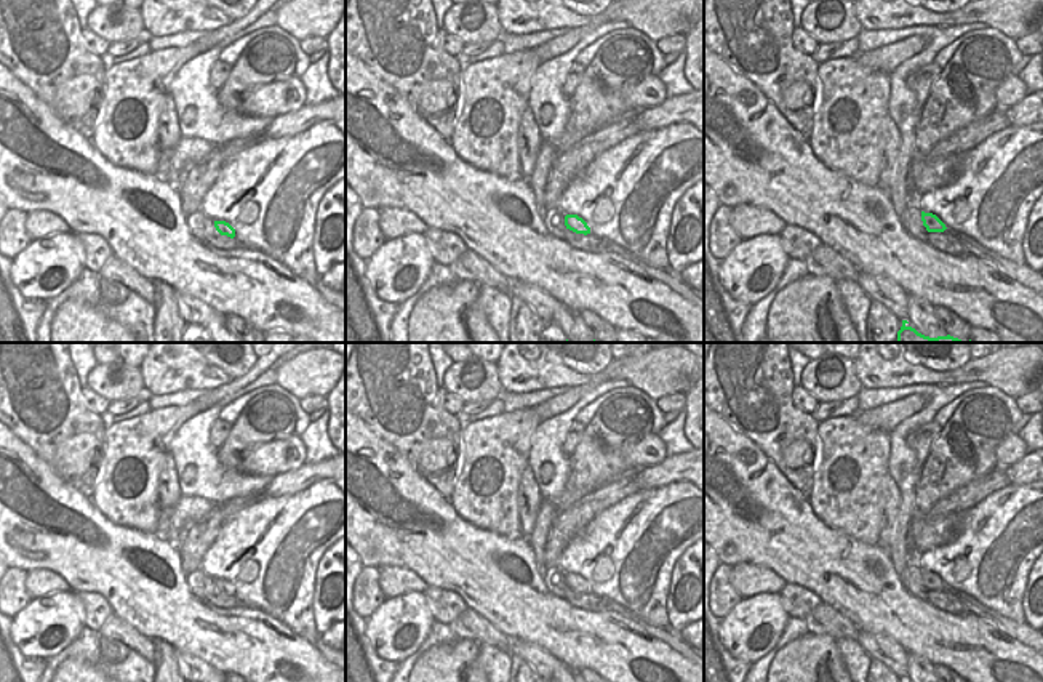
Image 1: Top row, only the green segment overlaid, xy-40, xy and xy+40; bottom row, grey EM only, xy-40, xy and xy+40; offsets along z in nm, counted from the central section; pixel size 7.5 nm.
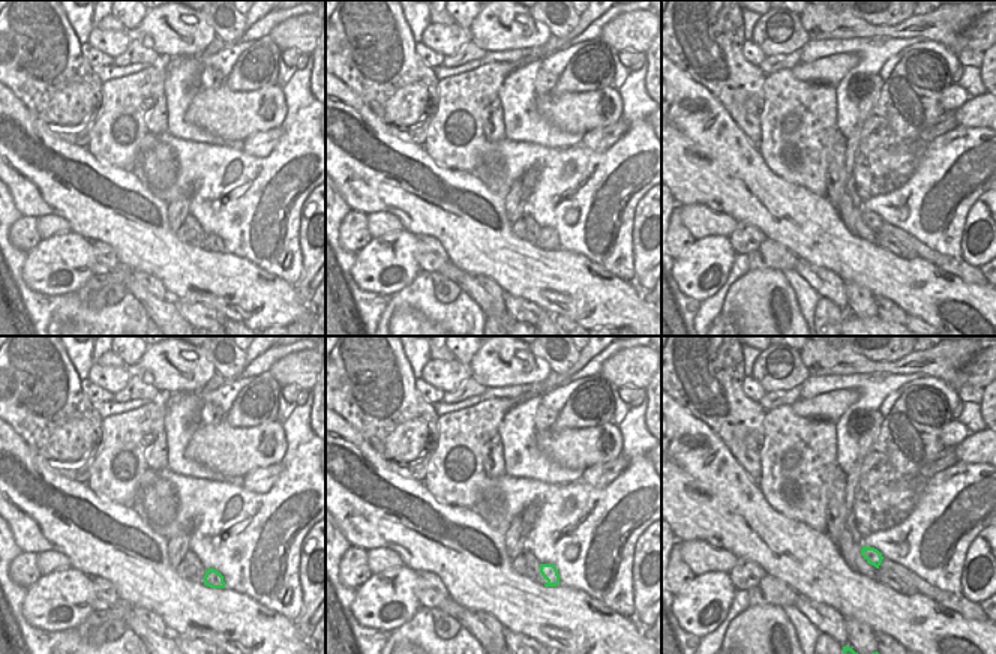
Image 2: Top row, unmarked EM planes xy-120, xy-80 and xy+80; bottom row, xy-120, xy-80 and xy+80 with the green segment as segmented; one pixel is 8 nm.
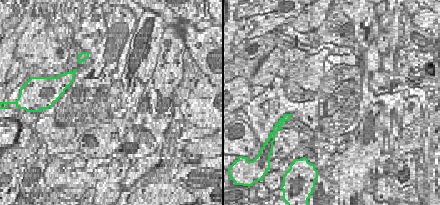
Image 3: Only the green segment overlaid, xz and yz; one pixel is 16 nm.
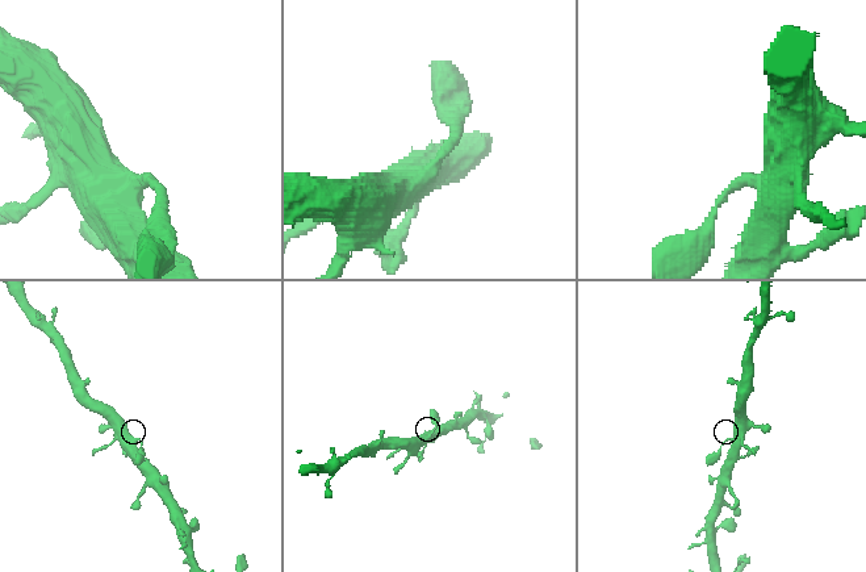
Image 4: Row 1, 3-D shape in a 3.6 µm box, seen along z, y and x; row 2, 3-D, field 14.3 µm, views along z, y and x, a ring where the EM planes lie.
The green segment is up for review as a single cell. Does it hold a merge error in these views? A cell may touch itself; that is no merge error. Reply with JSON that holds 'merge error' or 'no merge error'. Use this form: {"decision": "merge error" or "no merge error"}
{"decision": "no merge error"}

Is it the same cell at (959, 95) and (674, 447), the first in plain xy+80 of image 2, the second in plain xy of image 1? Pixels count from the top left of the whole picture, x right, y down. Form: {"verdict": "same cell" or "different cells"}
{"verdict": "different cells"}

